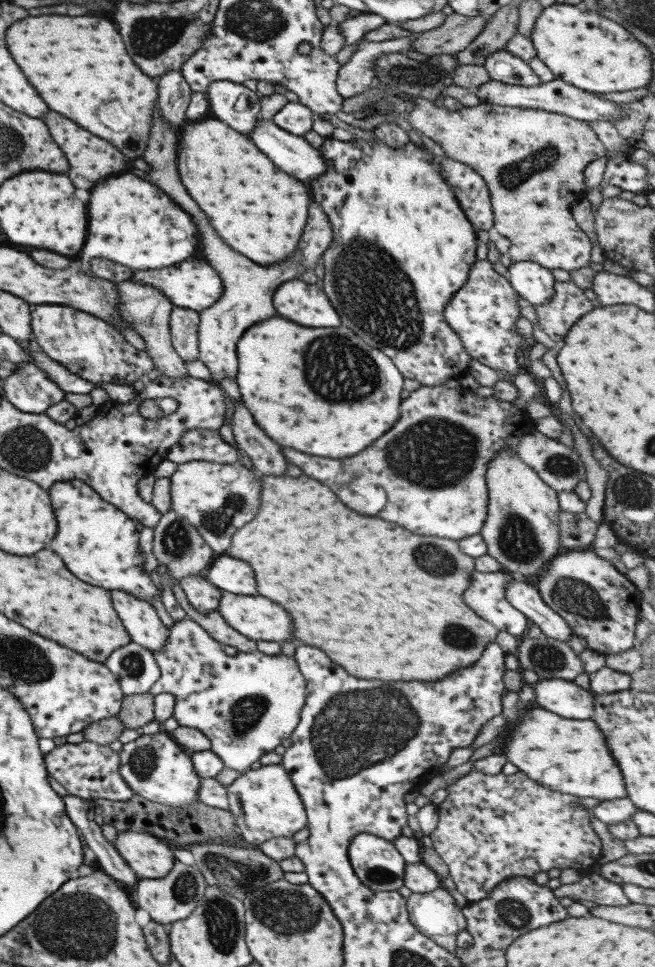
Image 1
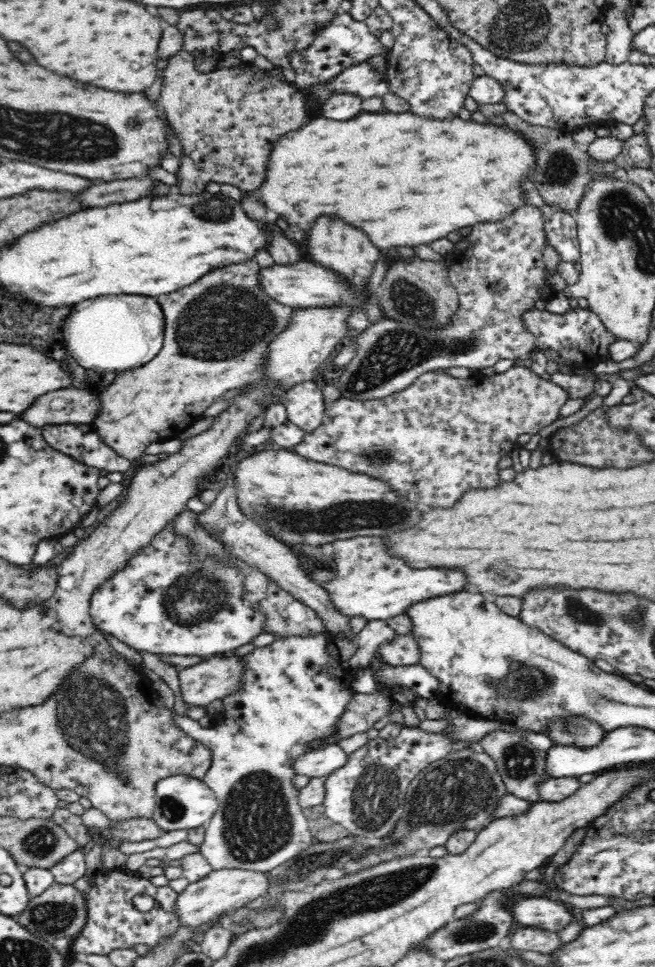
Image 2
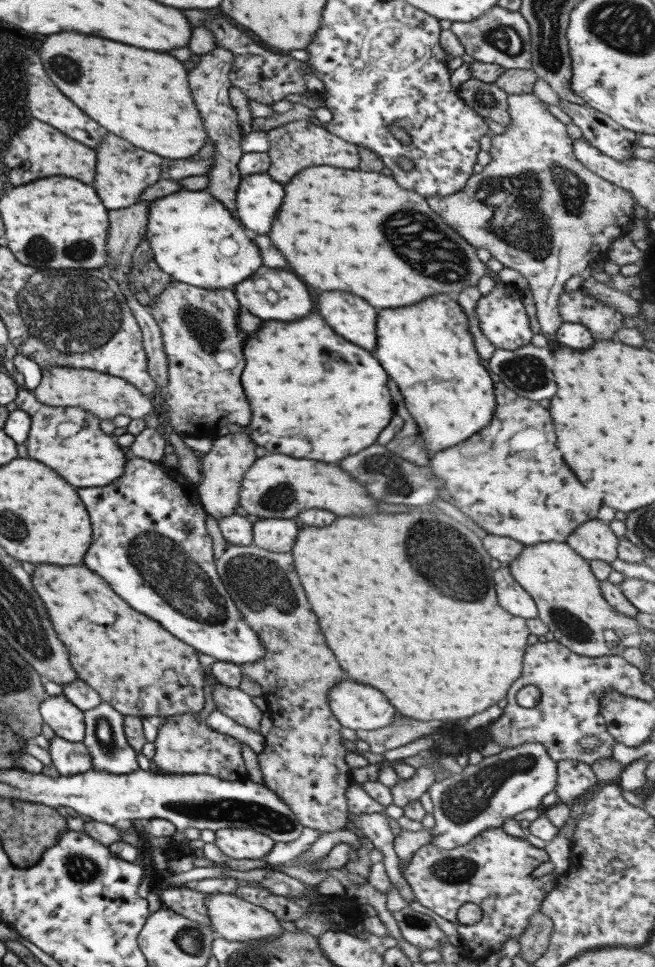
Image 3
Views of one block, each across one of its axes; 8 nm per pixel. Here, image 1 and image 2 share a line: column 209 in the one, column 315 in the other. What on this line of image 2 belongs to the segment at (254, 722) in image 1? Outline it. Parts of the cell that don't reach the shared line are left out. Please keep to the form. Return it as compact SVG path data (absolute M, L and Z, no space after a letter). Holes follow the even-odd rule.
M290 636L290 638L284 638L284 640L275 640L270 645L265 647L253 649L246 656L242 656L242 672L241 683L237 686L235 691L232 691L228 696L225 696L223 701L224 716L220 718L220 722L210 728L210 730L192 730L192 719L187 714L180 715L178 712L173 711L171 716L173 723L178 728L182 729L188 736L191 736L194 740L197 740L200 744L206 745L211 752L211 765L208 772L203 776L202 780L215 792L215 796L218 800L218 810L214 813L213 818L210 818L206 824L204 842L199 846L199 851L202 856L209 862L212 870L232 870L234 868L240 868L242 870L250 870L252 872L268 872L270 869L276 868L279 864L285 863L286 860L293 859L300 852L305 851L306 848L314 844L314 837L310 832L310 825L308 819L304 814L304 808L298 804L300 797L299 789L294 785L294 762L298 758L302 758L306 752L312 748L312 742L316 740L322 743L322 747L326 745L332 745L336 734L338 734L338 722L340 718L344 716L346 712L346 706L348 702L354 698L357 693L352 687L352 680L354 680L354 673L356 671L347 671L340 668L332 659L327 657L325 652L325 643L327 638L324 636L310 636L310 638L300 638L299 636Z

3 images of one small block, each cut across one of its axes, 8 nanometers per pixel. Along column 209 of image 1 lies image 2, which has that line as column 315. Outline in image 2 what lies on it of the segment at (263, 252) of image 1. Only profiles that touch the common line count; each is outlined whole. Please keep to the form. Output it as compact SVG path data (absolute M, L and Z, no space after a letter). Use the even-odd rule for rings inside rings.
M361 113L356 120L350 120L350 122L334 121L315 115L302 128L282 135L270 147L269 157L265 164L266 178L264 178L264 184L260 184L260 188L258 188L258 196L270 212L274 212L288 226L292 226L304 234L310 234L310 230L314 228L314 224L322 216L336 218L336 220L342 220L344 224L350 224L350 226L362 230L370 238L370 242L383 251L399 246L429 245L433 240L444 238L454 230L464 232L476 223L503 219L514 209L524 205L520 200L520 186L518 184L520 184L522 176L528 176L532 162L534 162L534 158L532 158L531 146L509 128L508 130L500 130L496 126L480 126L472 121L468 124L462 120L432 122L432 120L422 120L418 116L412 116L412 114Z

